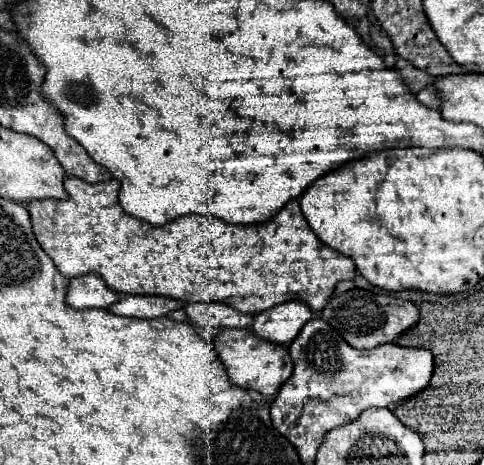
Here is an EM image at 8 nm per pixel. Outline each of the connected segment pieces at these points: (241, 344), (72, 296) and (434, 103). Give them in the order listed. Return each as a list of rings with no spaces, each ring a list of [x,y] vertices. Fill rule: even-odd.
[[[226,327],[226,329],[220,329],[216,337],[214,337],[214,345],[218,347],[220,361],[224,363],[228,379],[234,385],[240,385],[244,389],[254,389],[266,397],[274,397],[278,387],[292,375],[294,365],[292,365],[288,347],[280,343],[264,341],[248,329],[228,329]]]
[[[82,275],[82,277],[70,279],[66,301],[74,309],[92,309],[92,307],[106,309],[114,305],[120,297],[122,295],[110,289],[100,275]]]
[[[423,89],[418,95],[417,99],[424,105],[430,108],[437,108],[440,104],[440,98],[438,92],[435,89]]]

